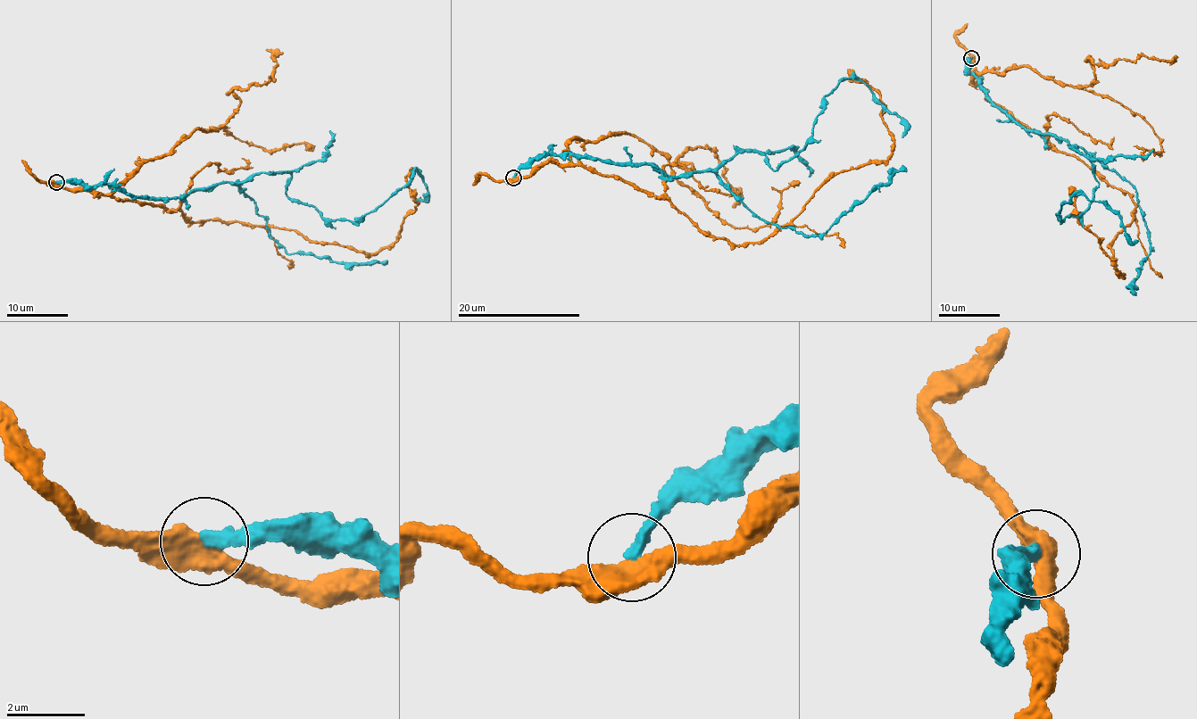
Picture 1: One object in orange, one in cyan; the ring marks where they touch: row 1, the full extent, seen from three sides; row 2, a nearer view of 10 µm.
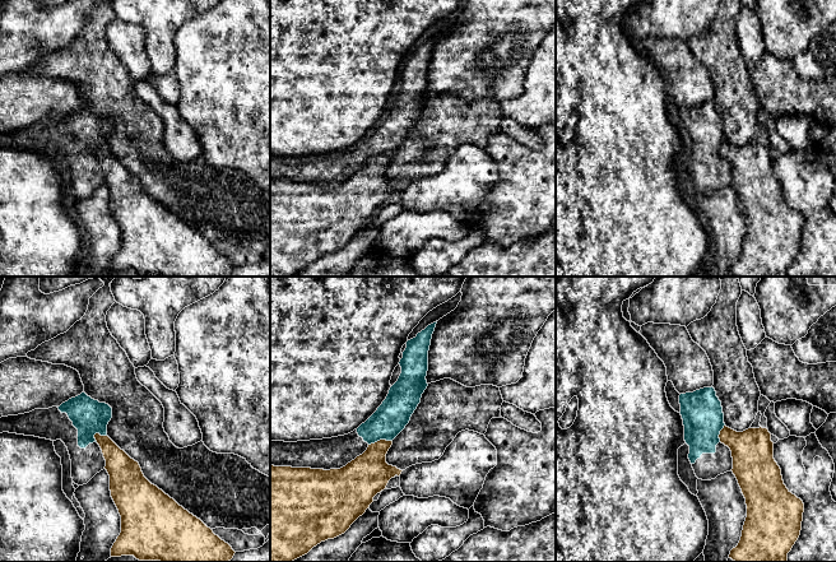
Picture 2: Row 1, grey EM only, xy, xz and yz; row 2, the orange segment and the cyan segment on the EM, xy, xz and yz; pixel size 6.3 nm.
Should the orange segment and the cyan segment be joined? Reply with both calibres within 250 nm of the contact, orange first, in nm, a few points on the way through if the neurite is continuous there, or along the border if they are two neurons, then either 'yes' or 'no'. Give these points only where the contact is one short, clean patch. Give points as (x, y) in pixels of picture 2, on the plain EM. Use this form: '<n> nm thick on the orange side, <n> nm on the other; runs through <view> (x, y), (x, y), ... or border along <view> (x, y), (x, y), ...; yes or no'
260 nm thick on the orange side, 200 nm on the other; border along xz (391, 154), (377, 154), (368, 159); no

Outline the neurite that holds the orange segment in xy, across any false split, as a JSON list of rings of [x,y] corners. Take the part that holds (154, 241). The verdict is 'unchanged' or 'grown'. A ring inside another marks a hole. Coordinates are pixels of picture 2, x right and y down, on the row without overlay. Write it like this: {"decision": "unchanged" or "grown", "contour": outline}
{"decision": "unchanged", "contour": [[[94,149],[106,175],[104,184],[110,190],[111,212],[121,231],[121,247],[111,263],[111,271],[134,270],[139,275],[159,277],[229,277],[234,265],[213,247],[200,233],[180,220],[143,189],[138,176],[131,173],[108,150]]]}

